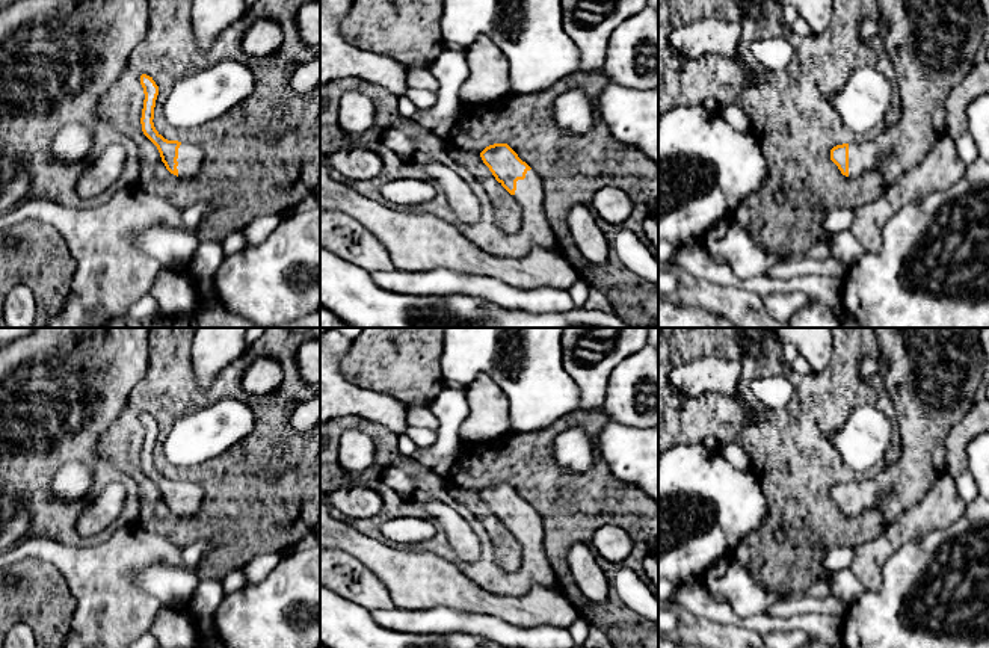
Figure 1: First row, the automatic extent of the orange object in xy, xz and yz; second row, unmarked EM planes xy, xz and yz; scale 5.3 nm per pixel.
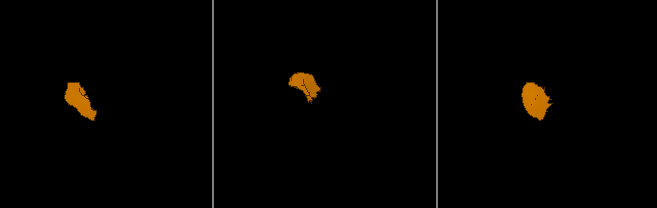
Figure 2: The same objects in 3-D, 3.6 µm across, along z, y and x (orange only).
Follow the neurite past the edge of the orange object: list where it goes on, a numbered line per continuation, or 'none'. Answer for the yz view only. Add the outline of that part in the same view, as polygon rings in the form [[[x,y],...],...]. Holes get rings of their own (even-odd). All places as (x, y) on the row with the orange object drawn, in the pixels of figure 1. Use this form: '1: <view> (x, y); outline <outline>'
1: yz (932, 44); outline [[[876,0],[883,24],[883,50],[897,73],[900,118],[861,143],[849,143],[849,178],[877,169],[885,186],[918,166],[945,131],[944,101],[974,66],[984,33],[978,0]]]

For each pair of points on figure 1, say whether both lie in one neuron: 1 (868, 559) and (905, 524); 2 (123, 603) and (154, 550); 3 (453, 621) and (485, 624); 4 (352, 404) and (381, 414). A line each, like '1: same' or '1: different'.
1: same
2: same
3: same
4: same

